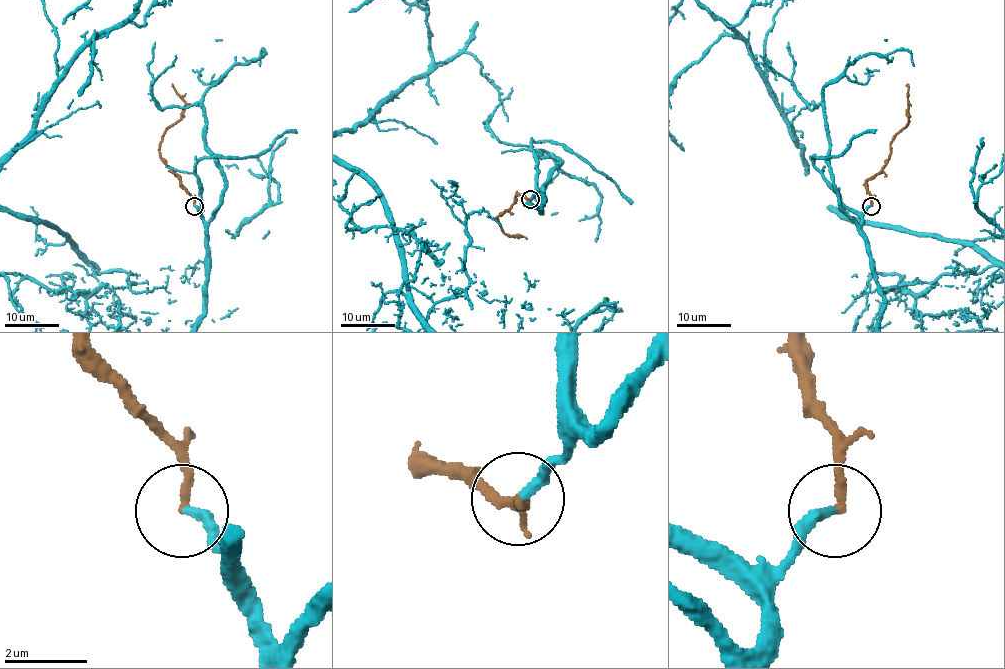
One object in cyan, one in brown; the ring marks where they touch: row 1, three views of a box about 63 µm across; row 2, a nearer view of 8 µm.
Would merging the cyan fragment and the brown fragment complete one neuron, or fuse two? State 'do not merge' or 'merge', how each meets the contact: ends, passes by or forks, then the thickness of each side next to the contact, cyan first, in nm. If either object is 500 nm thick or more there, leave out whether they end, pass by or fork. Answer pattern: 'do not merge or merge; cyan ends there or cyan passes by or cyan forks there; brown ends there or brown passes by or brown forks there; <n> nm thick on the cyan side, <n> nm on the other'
merge; cyan ends there; brown ends there; 240 nm thick on the cyan side, 200 nm on the other

